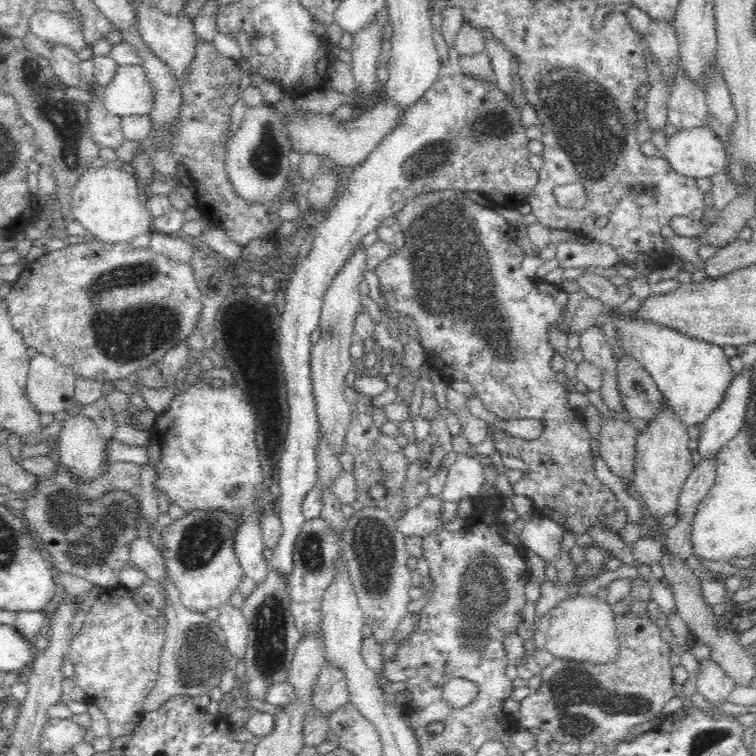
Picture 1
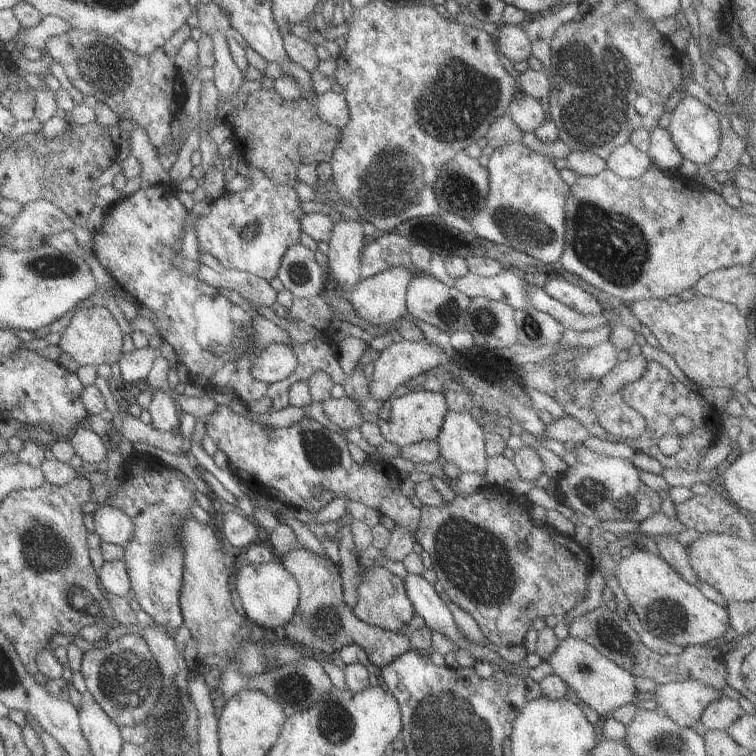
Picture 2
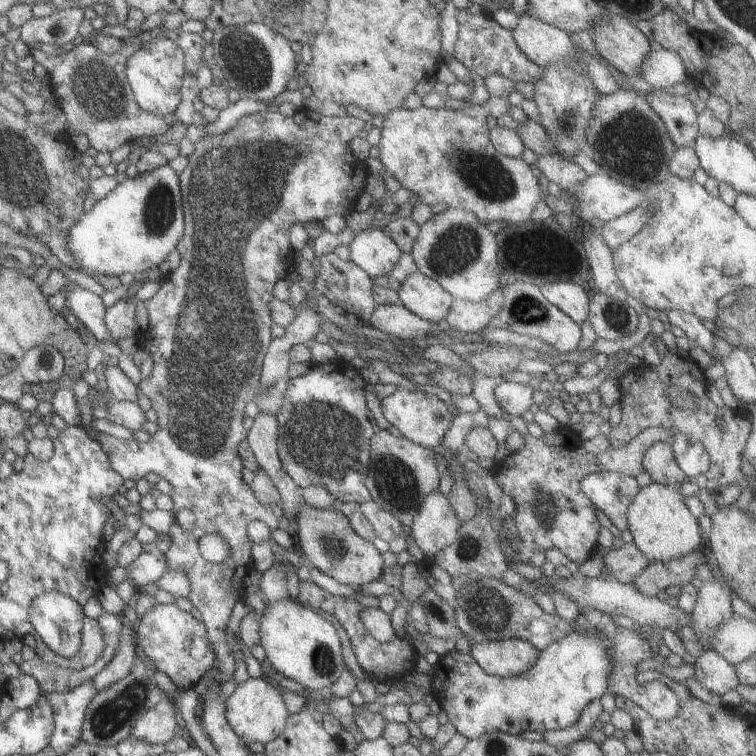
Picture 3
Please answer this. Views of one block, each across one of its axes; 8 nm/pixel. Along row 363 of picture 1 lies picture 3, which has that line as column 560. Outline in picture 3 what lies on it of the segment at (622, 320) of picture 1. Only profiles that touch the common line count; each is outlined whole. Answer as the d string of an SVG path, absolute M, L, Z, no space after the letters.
M570 629L562 638L556 639L538 652L538 658L529 670L511 678L497 678L485 674L475 664L471 655L463 654L457 649L439 656L431 666L431 690L447 720L455 728L457 734L467 739L477 738L481 734L500 730L505 734L518 735L523 731L545 732L552 729L564 729L572 726L581 710L592 700L607 700L607 686L612 659L610 658L610 642L599 631Z

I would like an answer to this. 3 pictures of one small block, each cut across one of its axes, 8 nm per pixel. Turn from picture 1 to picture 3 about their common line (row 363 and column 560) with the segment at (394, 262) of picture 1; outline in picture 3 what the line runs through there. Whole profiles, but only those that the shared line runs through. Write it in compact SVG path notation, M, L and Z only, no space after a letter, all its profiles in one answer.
M659 426L639 432L624 446L609 446L597 455L584 450L583 440L573 427L572 430L557 428L553 432L543 432L539 438L527 433L522 438L523 446L497 462L492 475L501 492L507 494L515 504L510 516L517 528L519 542L528 555L533 550L557 548L568 561L579 565L595 552L601 527L596 518L596 509L581 493L580 481L584 477L598 471L616 471L634 478L643 472L640 463L645 450L659 441L671 446L675 463L688 478L705 472L710 462L707 452L698 441L686 435L672 434Z

